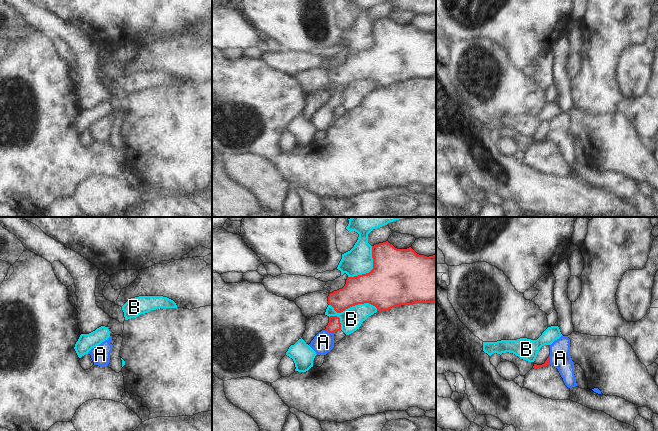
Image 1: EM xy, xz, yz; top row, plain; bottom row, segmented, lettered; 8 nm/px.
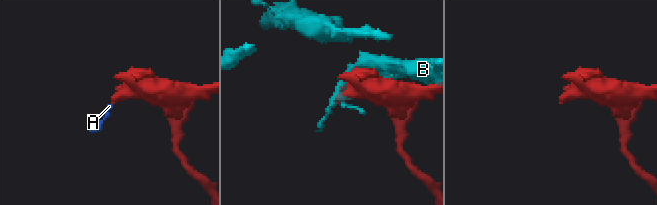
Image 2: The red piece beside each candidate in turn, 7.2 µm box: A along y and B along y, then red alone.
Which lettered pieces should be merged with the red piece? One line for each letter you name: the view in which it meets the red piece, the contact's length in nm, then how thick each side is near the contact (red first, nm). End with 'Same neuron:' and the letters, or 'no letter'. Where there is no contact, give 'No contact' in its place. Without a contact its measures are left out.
A: Touches red in yz. Shared border 80 nm. Thickness 50 nm (red) against 170 nm
Same neuron: A.

